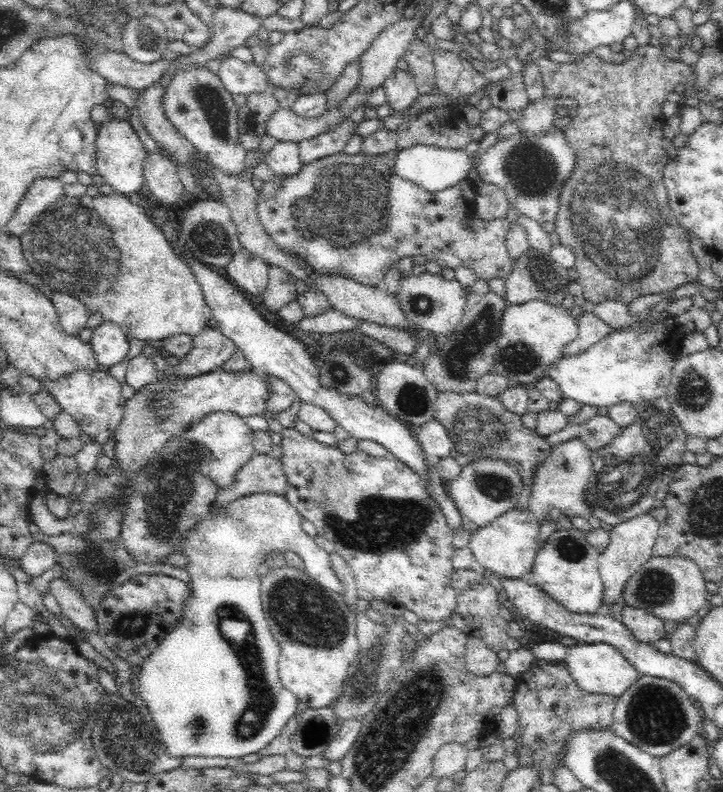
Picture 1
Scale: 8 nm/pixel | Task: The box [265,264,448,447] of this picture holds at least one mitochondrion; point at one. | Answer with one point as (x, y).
(412, 399)

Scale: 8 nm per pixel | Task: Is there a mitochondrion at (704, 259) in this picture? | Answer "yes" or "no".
no

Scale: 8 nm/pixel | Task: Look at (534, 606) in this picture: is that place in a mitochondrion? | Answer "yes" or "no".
no

